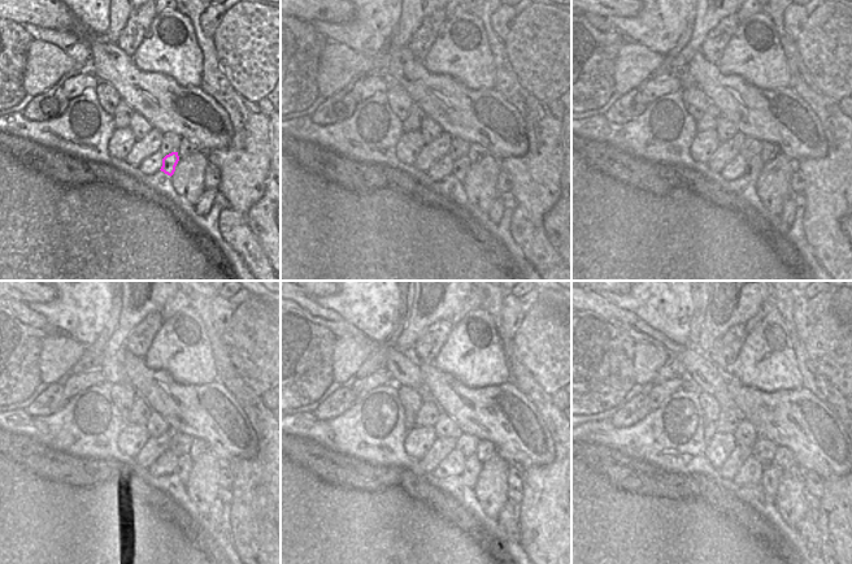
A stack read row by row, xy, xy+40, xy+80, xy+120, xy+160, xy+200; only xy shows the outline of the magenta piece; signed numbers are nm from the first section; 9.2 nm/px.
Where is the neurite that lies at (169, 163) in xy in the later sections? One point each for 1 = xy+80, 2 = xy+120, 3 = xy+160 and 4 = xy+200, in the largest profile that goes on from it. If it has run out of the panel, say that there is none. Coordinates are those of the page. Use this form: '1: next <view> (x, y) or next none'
1: next xy+80 (753, 166)
2: next xy+120 (183, 467)
3: next xy+160 (473, 465)
4: next xy+200 (772, 476)

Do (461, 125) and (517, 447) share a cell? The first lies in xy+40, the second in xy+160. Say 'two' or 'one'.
one

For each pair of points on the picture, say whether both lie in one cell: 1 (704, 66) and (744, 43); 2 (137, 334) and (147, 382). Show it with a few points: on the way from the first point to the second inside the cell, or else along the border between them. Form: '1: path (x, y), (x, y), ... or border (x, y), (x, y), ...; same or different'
1: border (716, 65), (722, 73), (739, 74), (744, 79); different
2: border (122, 348), (140, 359); different

